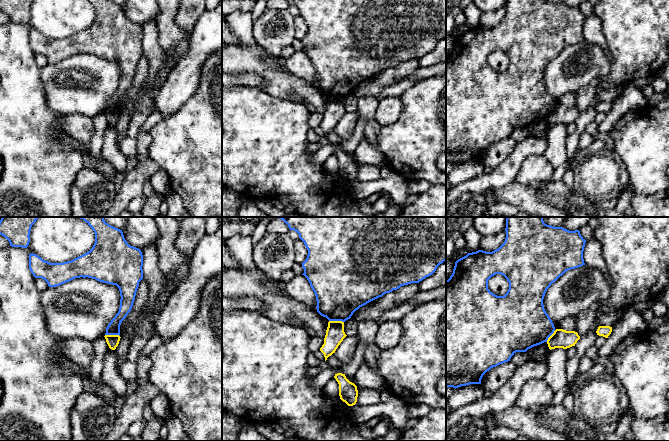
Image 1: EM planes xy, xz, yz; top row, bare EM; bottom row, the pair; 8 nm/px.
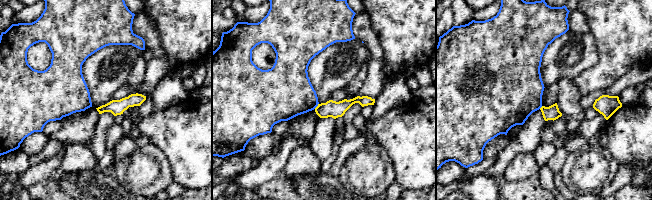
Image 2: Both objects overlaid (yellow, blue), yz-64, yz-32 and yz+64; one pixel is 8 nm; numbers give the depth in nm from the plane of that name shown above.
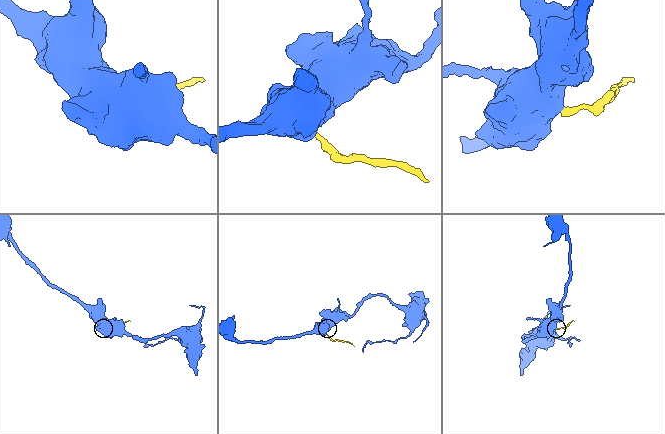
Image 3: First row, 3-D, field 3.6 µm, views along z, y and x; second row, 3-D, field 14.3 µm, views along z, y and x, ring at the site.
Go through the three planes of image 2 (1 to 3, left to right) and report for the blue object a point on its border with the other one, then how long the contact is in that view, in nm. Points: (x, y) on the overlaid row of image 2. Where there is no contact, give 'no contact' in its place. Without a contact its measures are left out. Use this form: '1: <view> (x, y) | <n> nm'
1: no contact
2: yz-32 (317, 106) | 60 nm
3: yz+64 (541, 107) | 40 nm

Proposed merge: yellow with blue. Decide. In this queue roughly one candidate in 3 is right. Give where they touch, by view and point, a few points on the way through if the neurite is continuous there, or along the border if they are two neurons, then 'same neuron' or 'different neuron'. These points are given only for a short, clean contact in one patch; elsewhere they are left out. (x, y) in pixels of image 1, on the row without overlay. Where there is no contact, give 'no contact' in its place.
contact xy (112, 111); border xy (105, 110), (117, 110), (119, 112); different neuron

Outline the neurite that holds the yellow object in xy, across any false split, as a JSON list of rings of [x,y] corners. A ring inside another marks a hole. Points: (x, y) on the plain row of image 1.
[[[105,111],[106,118],[110,125],[115,126],[119,120],[120,112],[119,111]]]

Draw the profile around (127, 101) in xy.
[[[142,55],[136,68],[135,76],[131,87],[120,101],[120,113],[131,116],[134,112],[134,101],[137,92],[143,86],[145,81],[145,74],[148,72],[148,59]]]

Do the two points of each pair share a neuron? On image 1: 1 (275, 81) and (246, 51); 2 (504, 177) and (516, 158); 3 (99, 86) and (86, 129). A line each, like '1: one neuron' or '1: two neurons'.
1: one neuron
2: one neuron
3: two neurons

